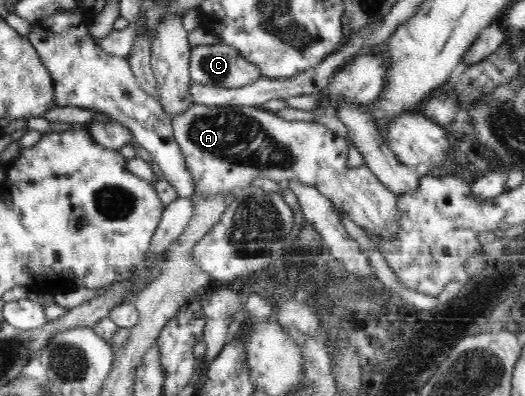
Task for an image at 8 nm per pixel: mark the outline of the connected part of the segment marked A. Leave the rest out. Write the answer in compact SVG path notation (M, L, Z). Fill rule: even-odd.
M193 104L187 113L183 111L181 115L175 115L172 131L195 179L195 193L191 199L178 196L164 208L146 259L133 271L133 291L121 302L133 302L151 283L148 281L150 267L163 261L164 253L185 231L193 217L195 199L249 188L256 179L265 178L284 185L297 180L315 186L319 194L342 209L351 221L382 241L397 239L397 233L401 231L401 210L396 195L383 186L367 166L349 167L349 140L335 135L320 122L285 121L257 106Z

